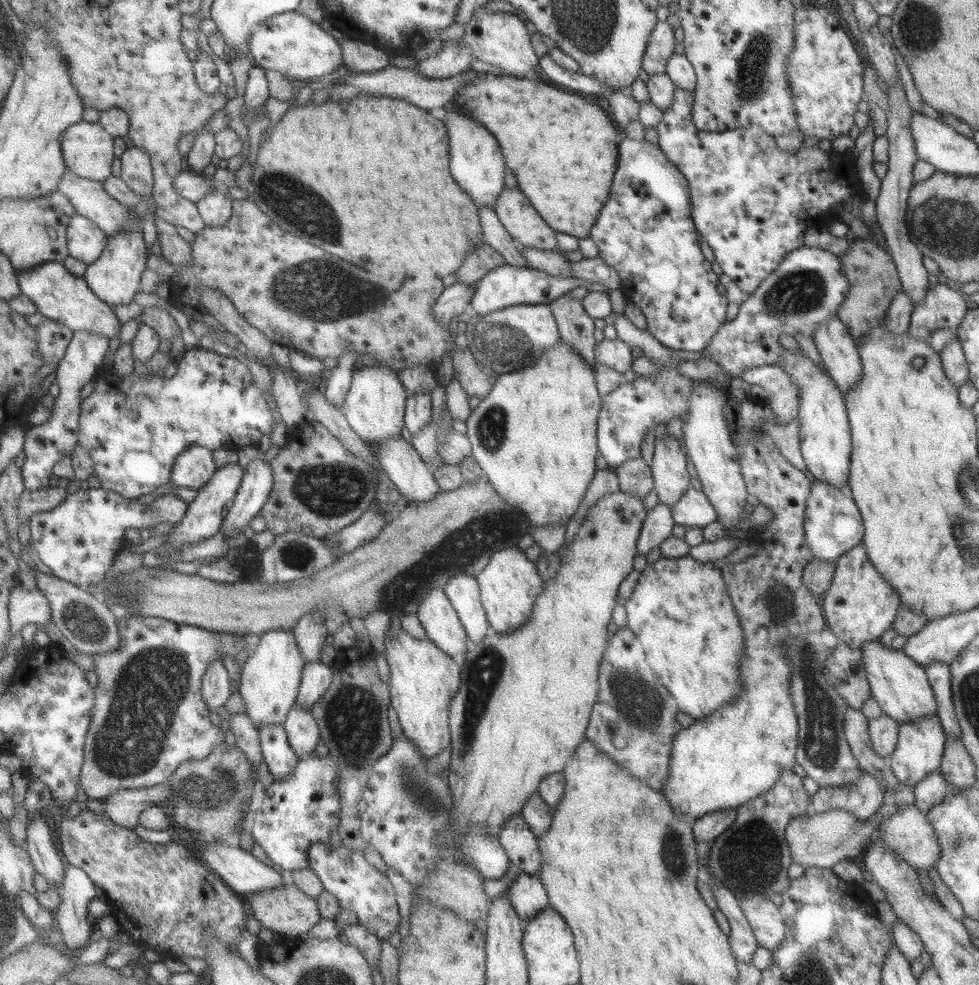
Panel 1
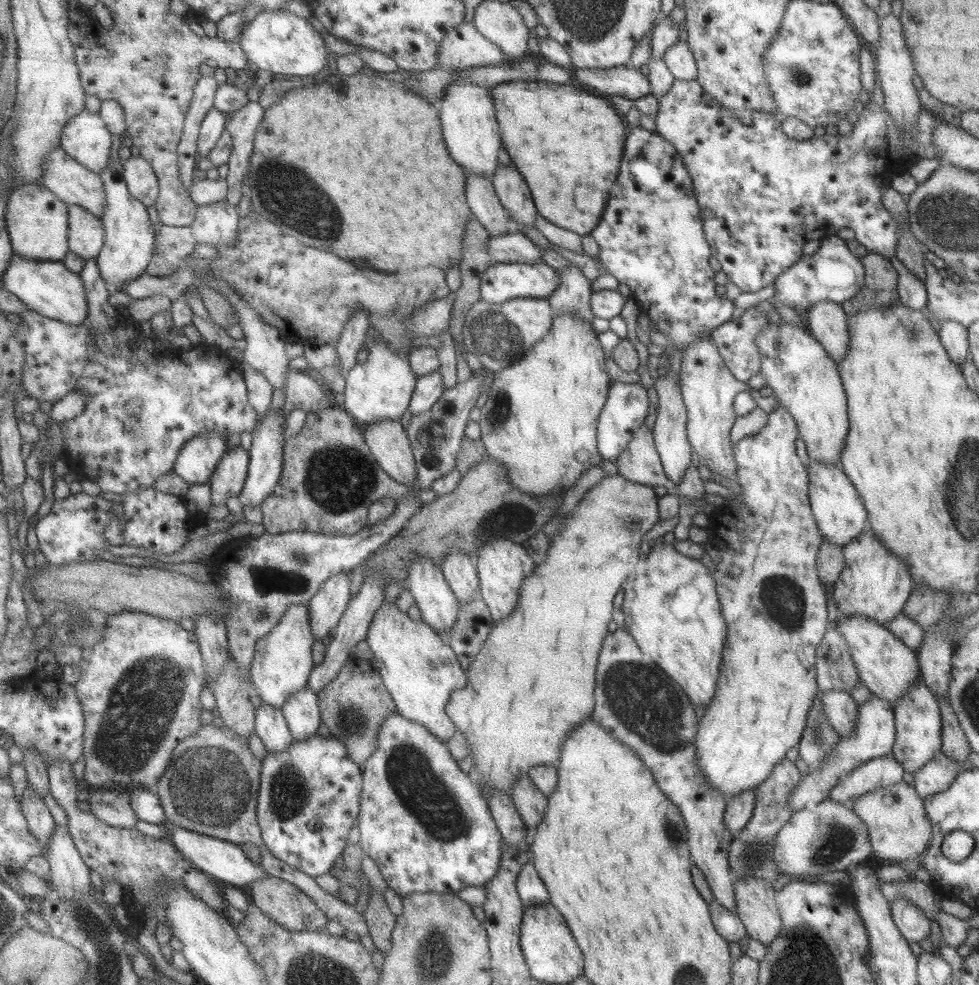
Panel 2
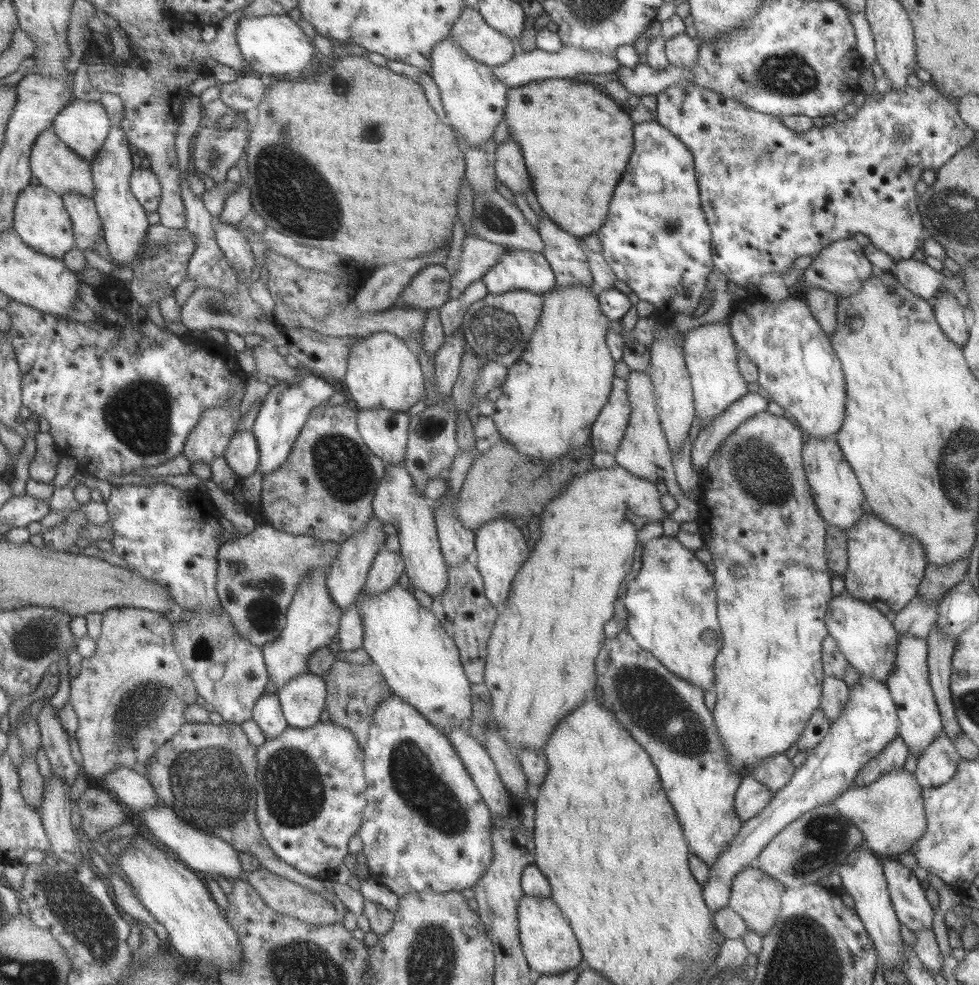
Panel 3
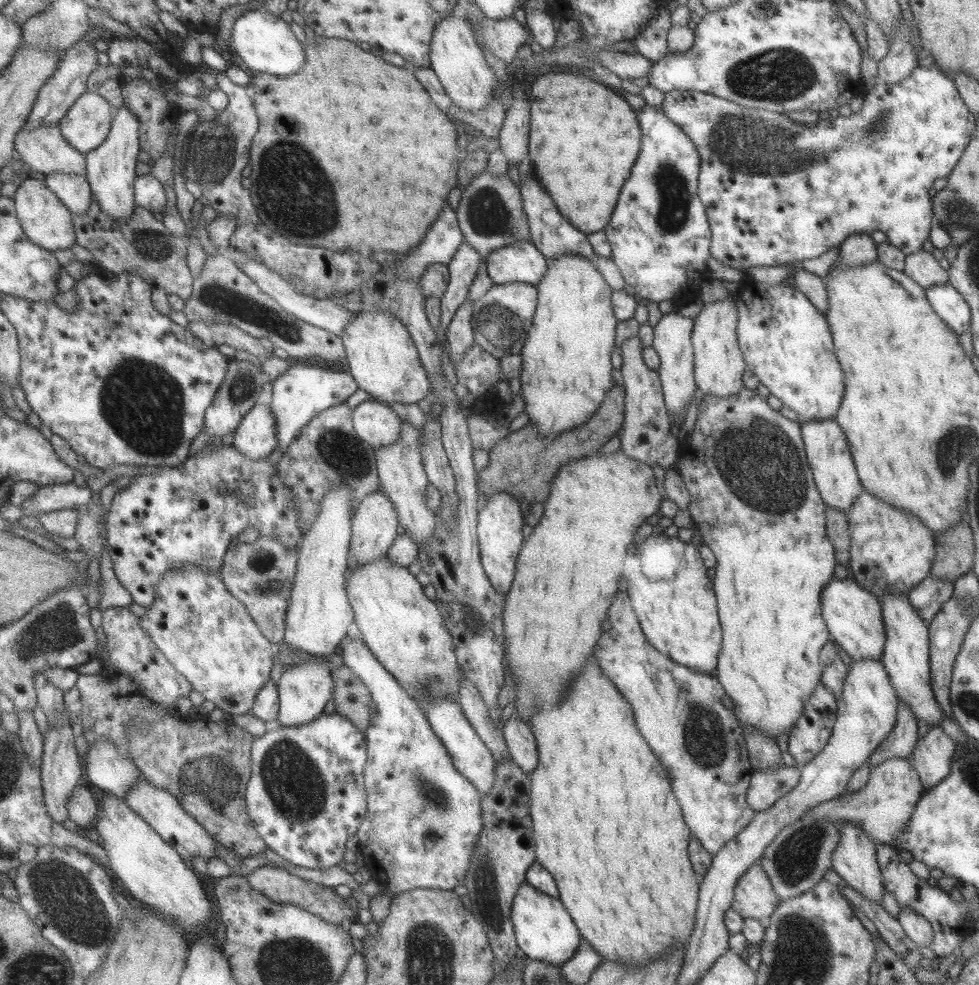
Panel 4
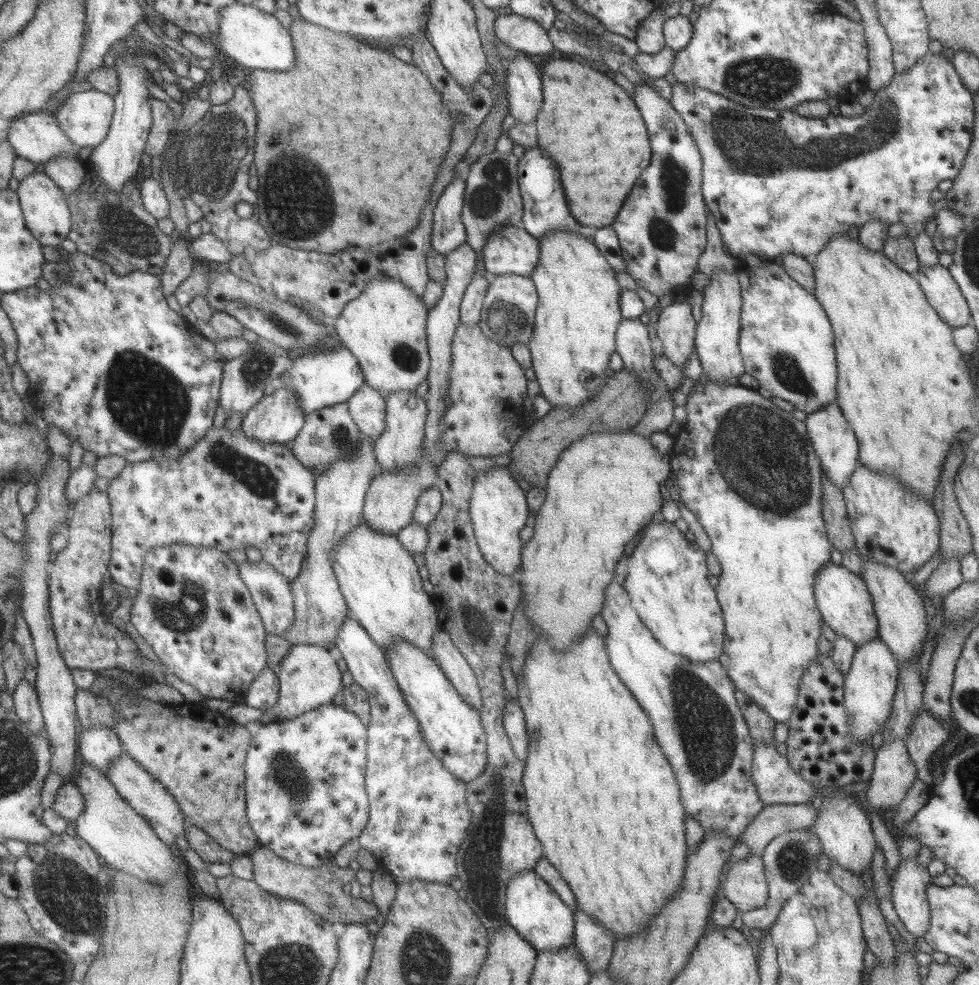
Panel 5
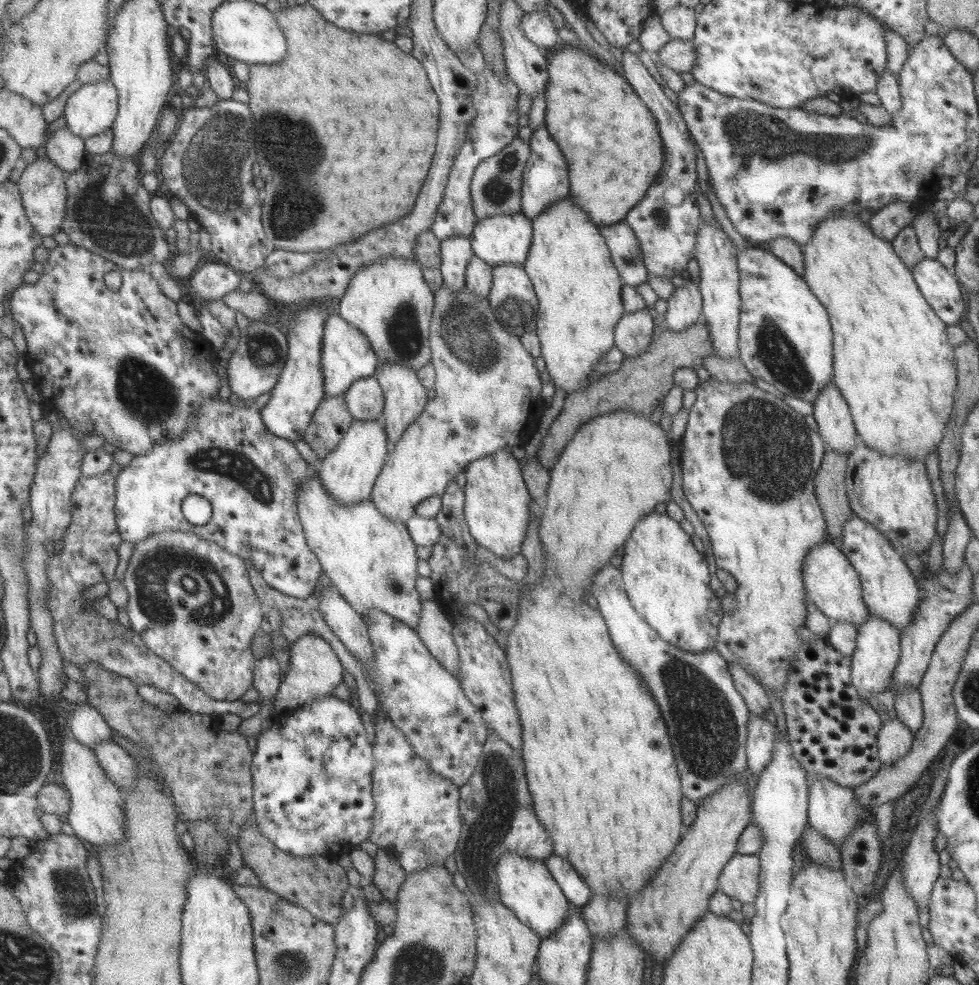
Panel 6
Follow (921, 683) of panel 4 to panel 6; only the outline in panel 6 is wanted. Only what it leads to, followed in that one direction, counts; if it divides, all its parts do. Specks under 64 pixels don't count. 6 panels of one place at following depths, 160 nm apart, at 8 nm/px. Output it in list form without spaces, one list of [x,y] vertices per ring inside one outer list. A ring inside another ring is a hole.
[[[853,513],[844,524],[841,542],[844,548],[842,553],[859,578],[867,612],[881,620],[886,620],[897,629],[897,632],[902,632],[916,615],[920,601],[916,580],[903,563],[903,557],[893,550],[881,532],[877,532]]]

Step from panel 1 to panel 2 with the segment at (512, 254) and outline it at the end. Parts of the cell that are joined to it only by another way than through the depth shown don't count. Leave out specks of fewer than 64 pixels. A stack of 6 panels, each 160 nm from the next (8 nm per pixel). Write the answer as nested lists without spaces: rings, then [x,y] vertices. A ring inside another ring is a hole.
[[[469,174],[465,179],[466,203],[472,216],[482,224],[490,237],[516,230],[517,225],[509,220],[507,211],[496,197],[490,179],[476,174]]]

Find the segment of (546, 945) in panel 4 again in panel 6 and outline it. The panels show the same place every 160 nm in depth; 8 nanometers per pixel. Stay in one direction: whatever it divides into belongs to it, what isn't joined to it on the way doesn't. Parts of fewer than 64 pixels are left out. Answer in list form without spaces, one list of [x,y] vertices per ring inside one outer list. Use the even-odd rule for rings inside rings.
[[[507,852],[495,864],[498,886],[498,899],[501,904],[511,910],[519,922],[539,938],[547,938],[563,926],[569,917],[571,905],[564,897],[559,885],[551,878],[545,868],[544,861],[521,858],[516,854]]]

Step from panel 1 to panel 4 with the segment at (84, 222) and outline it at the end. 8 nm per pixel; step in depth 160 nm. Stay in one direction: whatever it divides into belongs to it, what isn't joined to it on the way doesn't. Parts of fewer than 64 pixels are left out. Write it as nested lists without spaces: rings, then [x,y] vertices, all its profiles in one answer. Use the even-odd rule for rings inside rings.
[[[55,172],[46,176],[45,181],[72,213],[86,214],[92,203],[92,194],[85,176]]]

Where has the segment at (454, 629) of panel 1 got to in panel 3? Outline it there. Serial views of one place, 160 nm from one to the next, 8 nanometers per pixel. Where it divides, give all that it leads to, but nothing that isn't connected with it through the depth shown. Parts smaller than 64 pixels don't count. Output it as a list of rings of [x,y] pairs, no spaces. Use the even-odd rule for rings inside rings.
[[[403,464],[385,466],[385,473],[377,489],[375,489],[374,498],[372,499],[373,516],[377,517],[381,523],[391,523],[396,526],[396,535],[400,544],[399,553],[403,559],[404,572],[407,579],[409,579],[409,586],[423,591],[429,598],[433,599],[434,596],[441,596],[447,586],[447,565],[440,551],[436,524],[432,517],[434,514],[433,509],[428,506],[428,503],[424,496],[416,491],[415,483],[411,481],[411,476],[405,471]]]

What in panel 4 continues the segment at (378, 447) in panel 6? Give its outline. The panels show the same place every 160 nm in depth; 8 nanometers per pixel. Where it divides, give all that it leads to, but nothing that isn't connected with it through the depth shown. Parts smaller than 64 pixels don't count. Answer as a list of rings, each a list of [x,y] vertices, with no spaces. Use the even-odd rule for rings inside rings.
[[[347,485],[333,487],[323,494],[319,513],[313,524],[304,532],[297,546],[296,572],[290,584],[290,599],[285,606],[283,640],[289,648],[312,655],[329,657],[337,652],[339,641],[346,637],[347,626],[354,622],[353,611],[346,595],[348,542],[350,541],[351,494]]]

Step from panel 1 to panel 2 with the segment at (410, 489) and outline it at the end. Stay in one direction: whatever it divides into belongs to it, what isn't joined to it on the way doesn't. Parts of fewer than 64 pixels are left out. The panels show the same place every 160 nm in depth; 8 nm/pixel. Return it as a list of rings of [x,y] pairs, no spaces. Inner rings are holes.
[[[380,420],[362,430],[366,446],[379,468],[394,482],[411,487],[415,483],[415,462],[399,420]]]

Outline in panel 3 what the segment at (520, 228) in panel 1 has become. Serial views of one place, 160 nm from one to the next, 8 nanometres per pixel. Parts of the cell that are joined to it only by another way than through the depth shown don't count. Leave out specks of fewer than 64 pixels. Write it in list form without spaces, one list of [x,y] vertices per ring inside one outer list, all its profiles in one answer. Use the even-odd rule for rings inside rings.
[[[510,136],[507,137],[505,142],[496,148],[494,157],[494,175],[497,182],[501,182],[511,192],[525,196],[524,192],[531,188],[531,179],[516,142]]]

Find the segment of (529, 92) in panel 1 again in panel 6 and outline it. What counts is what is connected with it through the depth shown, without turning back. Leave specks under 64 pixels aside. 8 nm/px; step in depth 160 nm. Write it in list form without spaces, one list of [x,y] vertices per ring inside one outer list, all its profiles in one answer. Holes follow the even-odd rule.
[[[566,44],[554,53],[547,63],[547,72],[544,127],[567,162],[569,197],[593,224],[619,223],[629,208],[643,198],[647,182],[653,182],[663,162],[657,126],[631,85],[609,64],[579,45]]]

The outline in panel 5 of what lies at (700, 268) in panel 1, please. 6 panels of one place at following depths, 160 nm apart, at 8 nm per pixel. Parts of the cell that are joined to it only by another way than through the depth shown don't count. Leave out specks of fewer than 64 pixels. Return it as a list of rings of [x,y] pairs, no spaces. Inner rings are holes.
[[[646,83],[643,86],[634,84],[633,99],[635,107],[647,126],[651,158],[649,158],[647,168],[641,170],[641,176],[637,176],[635,186],[629,190],[625,202],[621,204],[621,210],[615,215],[616,219],[610,224],[610,227],[615,231],[615,237],[619,241],[624,271],[637,282],[638,286],[656,297],[672,292],[685,300],[687,292],[692,288],[691,276],[698,272],[697,258],[703,252],[706,242],[707,212],[705,212],[706,206],[700,193],[701,155],[684,125],[683,119],[673,110],[669,101],[659,97],[659,93],[652,88],[651,84]]]

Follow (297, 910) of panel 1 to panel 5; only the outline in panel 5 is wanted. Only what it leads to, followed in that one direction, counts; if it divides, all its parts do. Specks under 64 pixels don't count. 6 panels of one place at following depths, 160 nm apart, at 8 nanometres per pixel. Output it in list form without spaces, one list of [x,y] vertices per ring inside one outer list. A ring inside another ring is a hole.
[[[259,845],[255,850],[247,854],[252,861],[252,881],[265,892],[275,896],[291,899],[317,914],[329,923],[339,922],[343,925],[349,923],[366,924],[369,920],[375,920],[379,915],[376,906],[372,902],[365,902],[361,897],[354,898],[346,894],[341,886],[353,880],[353,872],[349,867],[337,867],[335,863],[328,862],[313,867],[301,866],[287,862],[279,858],[273,851]]]

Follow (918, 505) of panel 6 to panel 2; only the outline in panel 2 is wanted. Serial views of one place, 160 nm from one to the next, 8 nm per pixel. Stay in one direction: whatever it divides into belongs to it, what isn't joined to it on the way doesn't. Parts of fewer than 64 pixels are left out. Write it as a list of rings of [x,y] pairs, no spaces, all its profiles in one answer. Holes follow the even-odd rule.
[[[867,524],[857,538],[842,546],[842,551],[845,564],[831,592],[831,600],[840,616],[864,616],[881,625],[893,620],[902,612],[902,606],[914,587],[907,564],[888,552]]]

